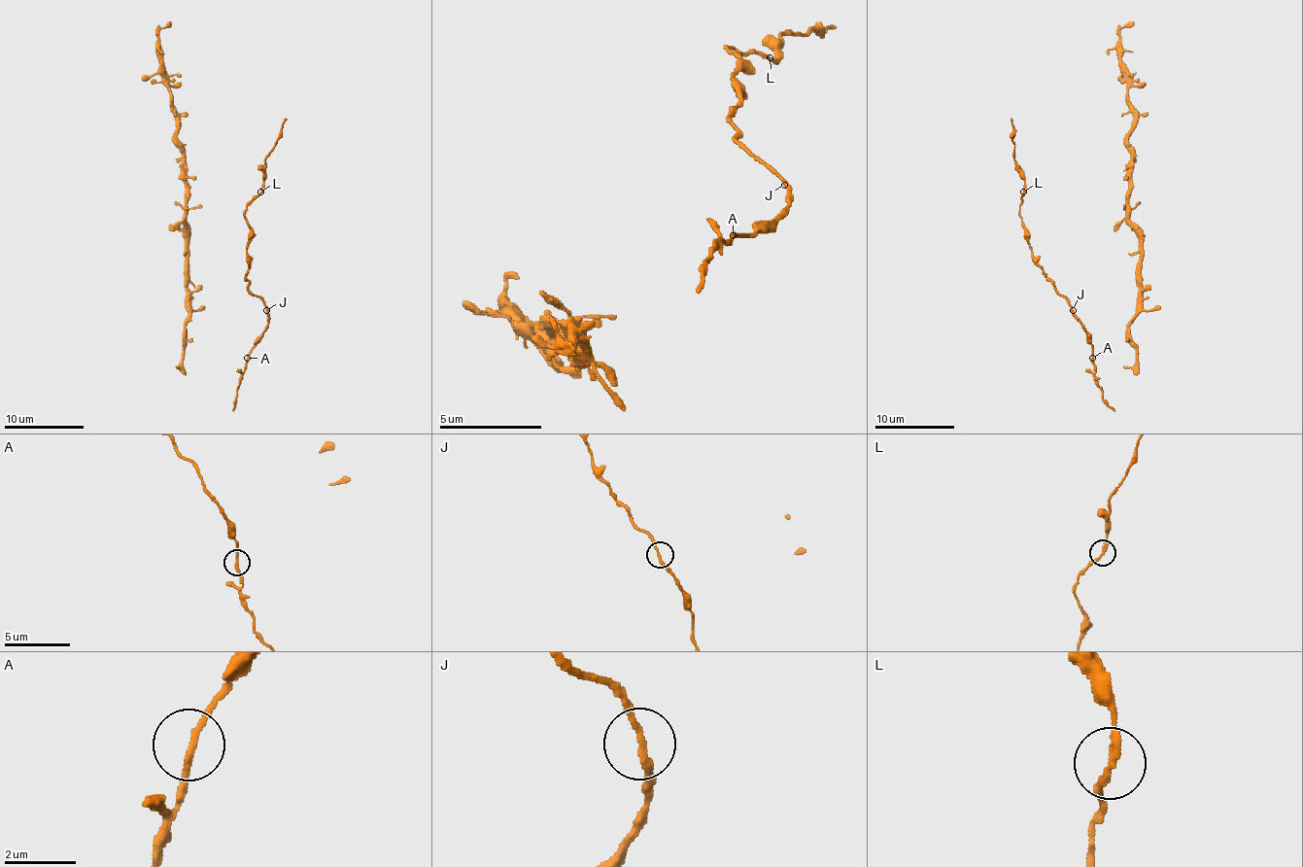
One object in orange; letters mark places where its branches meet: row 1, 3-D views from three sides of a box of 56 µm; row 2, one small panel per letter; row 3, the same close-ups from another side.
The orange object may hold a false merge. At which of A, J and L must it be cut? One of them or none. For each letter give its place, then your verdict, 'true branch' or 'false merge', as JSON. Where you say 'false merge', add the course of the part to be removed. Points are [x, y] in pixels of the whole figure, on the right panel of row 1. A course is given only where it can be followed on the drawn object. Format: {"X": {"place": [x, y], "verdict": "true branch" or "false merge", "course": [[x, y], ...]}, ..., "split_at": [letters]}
{"A": {"place": [1092, 358], "verdict": "true branch"}, "J": {"place": [1073, 310], "verdict": "true branch"}, "L": {"place": [1023, 191], "verdict": "true branch"}, "split_at": []}

